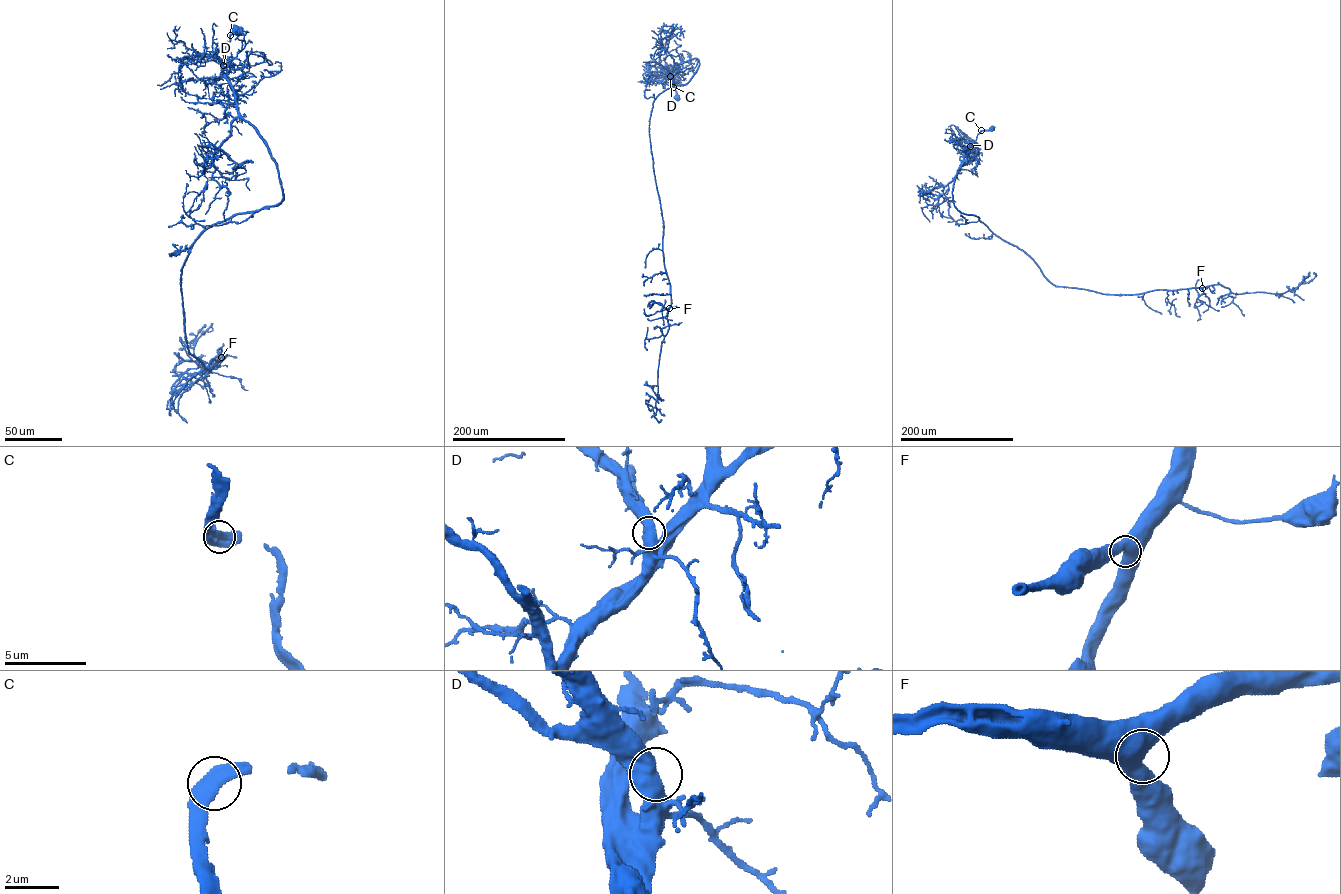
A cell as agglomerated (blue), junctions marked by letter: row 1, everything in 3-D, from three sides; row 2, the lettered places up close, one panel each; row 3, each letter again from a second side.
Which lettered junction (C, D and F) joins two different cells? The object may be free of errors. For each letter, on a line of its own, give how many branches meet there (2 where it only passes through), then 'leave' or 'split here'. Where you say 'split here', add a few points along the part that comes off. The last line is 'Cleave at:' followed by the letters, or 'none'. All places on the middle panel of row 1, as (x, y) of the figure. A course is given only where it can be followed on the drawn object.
C: 2 | leave
D: 2 | leave
F: 2 | leave
Cleave at: none

